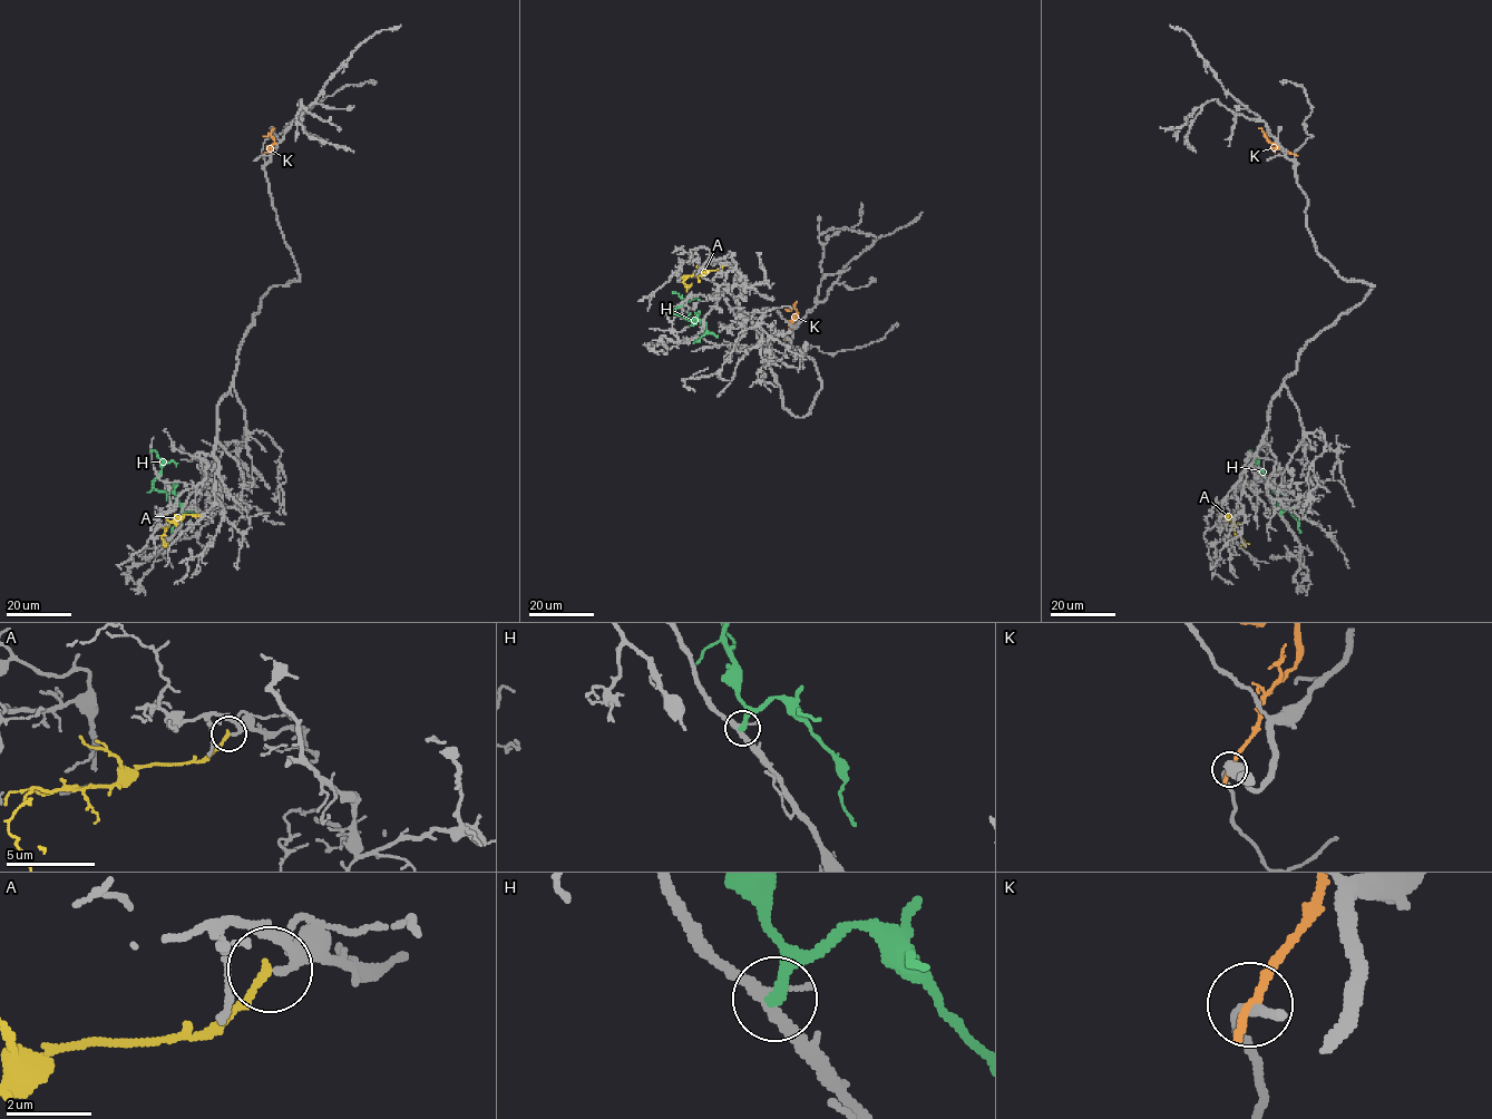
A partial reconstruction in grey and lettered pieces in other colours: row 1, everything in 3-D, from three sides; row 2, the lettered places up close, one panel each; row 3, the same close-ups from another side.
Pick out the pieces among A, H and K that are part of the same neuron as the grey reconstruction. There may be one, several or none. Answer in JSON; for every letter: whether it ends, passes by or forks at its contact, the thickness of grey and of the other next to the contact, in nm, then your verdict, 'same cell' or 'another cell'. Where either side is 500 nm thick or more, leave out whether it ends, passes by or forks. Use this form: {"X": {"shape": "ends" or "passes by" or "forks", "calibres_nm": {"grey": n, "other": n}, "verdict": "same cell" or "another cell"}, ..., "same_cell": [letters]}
{"A": {"shape": "ends", "calibres_nm": {"grey": 280, "other": 180}, "verdict": "same cell"}, "H": {"shape": "ends", "calibres_nm": {"grey": 360, "other": 320}, "verdict": "another cell"}, "K": {"shape": "ends", "calibres_nm": {"grey": 180, "other": 240}, "verdict": "another cell"}, "same_cell": ["A"]}

